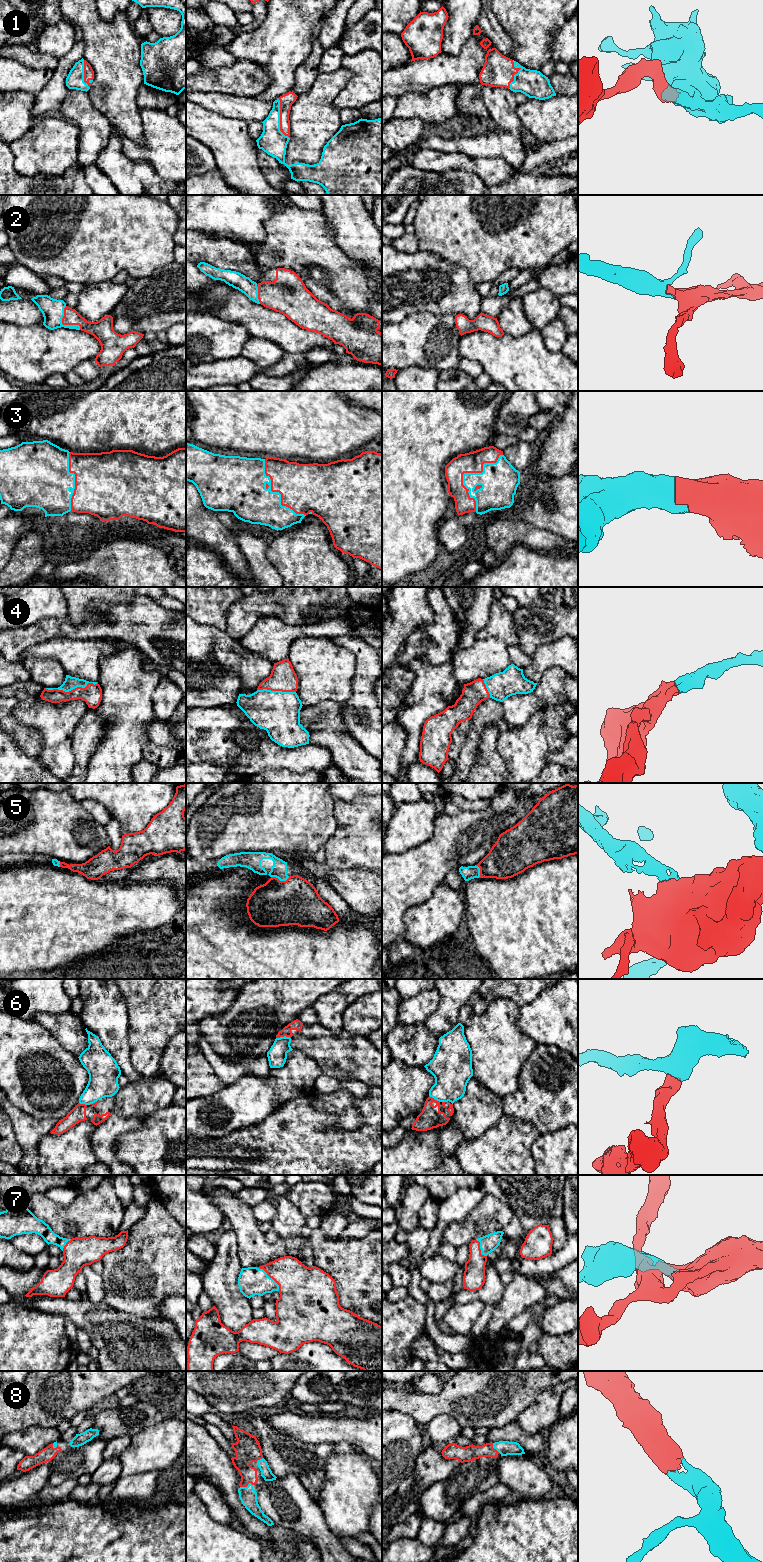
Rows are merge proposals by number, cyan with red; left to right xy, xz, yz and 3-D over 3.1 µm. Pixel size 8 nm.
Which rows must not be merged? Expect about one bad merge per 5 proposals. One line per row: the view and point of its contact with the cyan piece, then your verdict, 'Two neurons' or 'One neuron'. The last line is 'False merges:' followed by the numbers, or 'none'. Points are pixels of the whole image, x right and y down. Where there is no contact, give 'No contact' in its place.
1: Touches cyan at xz (279, 119). One neuron
2: Touches cyan at xy (64, 325). One neuron
3: Touches cyan at xz (277, 492). One neuron
4: Touches cyan at xy (71, 689). One neuron
5: Touches cyan at xz (280, 880). One neuron
6: Touches cyan at xz (285, 1036). Two neurons
7: Touches cyan at xz (269, 1277). One neuron
8: Touches cyan at xz (247, 1486). One neuron
False merges: 6

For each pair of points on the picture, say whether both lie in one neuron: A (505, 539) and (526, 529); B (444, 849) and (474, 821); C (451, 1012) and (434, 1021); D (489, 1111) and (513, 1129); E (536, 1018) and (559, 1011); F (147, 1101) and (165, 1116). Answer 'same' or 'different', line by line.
A: same
B: same
C: same
D: different
E: same
F: different

